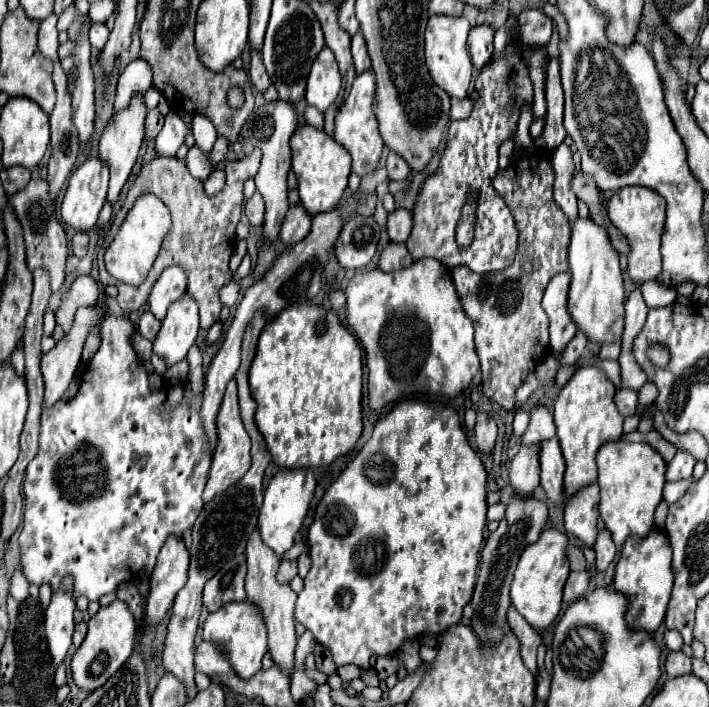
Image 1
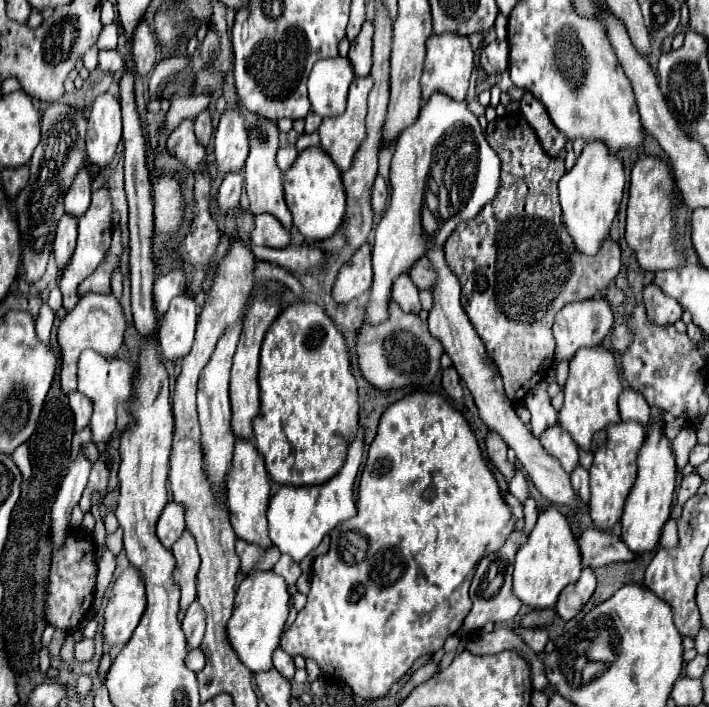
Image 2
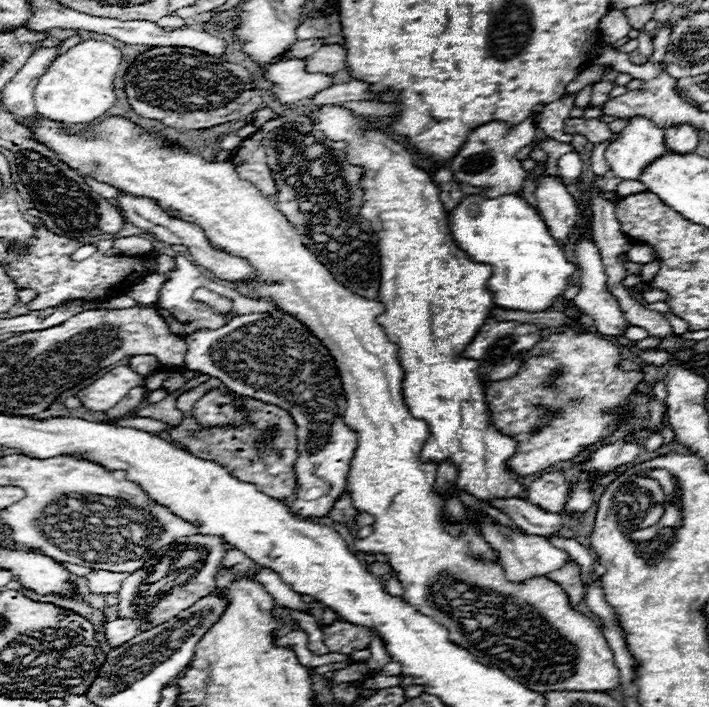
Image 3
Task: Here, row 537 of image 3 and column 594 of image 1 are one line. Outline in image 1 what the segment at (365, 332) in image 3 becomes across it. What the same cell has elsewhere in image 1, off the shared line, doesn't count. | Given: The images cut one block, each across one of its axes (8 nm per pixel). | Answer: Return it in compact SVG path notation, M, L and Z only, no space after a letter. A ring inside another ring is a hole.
M580 368L560 390L554 404L556 438L566 460L564 496L570 498L578 488L596 482L596 450L610 440L622 436L622 416L614 406L614 384L598 368Z

